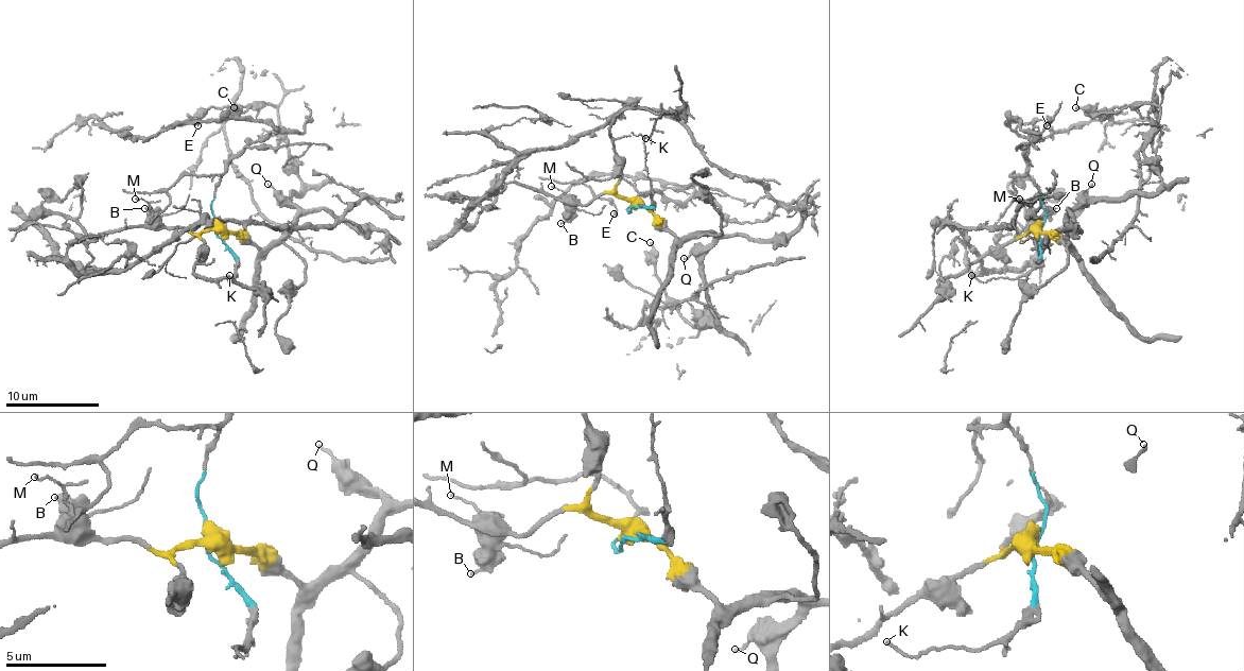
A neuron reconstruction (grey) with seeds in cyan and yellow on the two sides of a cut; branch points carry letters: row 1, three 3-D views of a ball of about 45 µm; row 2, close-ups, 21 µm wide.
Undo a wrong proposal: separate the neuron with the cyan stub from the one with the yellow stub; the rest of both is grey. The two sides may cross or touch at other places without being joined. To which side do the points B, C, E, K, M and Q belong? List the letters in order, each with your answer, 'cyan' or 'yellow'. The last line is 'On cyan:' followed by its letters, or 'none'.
B: yellow
C: yellow
E: cyan
K: cyan
M: yellow
Q: yellow
On cyan: E, K

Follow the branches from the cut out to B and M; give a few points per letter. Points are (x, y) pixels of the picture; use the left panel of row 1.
B: (217, 229), (186, 231), (170, 227), (144, 208)
M: (217, 229), (186, 231), (168, 227), (147, 202), (135, 200)

